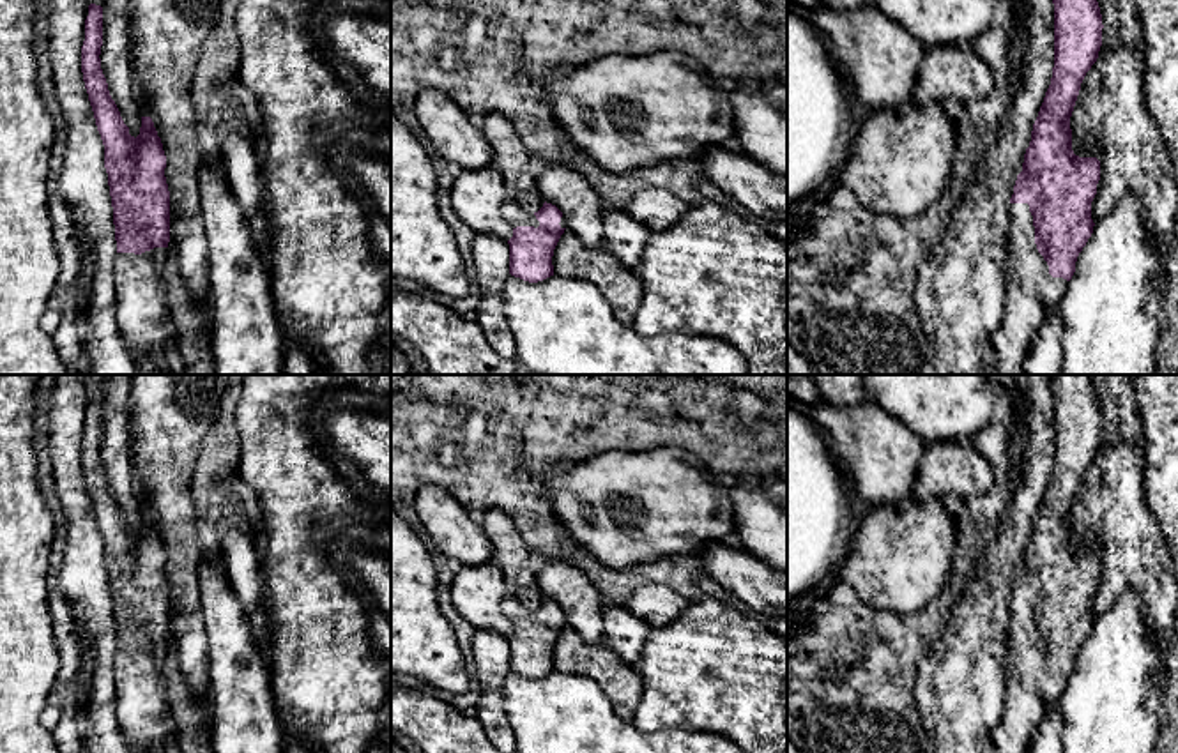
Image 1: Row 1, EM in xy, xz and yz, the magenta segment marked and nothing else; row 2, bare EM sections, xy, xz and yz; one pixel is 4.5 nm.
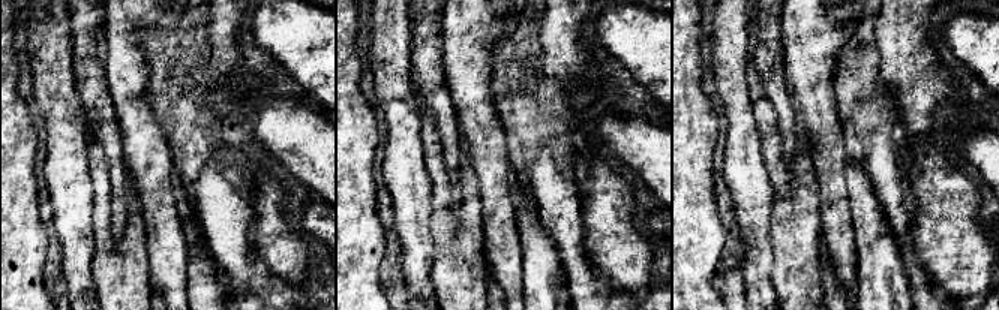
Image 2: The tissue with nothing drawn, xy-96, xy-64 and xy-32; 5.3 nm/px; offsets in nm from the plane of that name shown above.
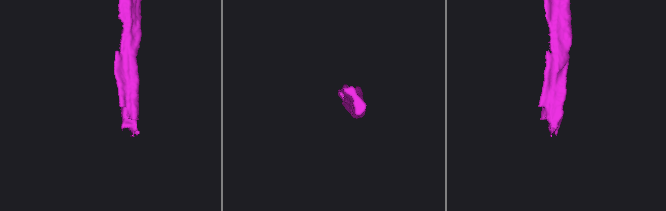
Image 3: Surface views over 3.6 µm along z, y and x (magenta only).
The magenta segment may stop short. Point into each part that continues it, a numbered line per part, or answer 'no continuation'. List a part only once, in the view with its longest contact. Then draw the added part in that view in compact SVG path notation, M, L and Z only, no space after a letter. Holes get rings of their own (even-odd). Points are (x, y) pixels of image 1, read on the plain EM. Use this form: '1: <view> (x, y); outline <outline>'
1: yz (1032, 686); outline M1010 599L1010 613L1005 712L992 732L992 751L1028 753L1045 707L1058 704L1068 677L1049 670L1049 661L1035 640L1029 601Z

